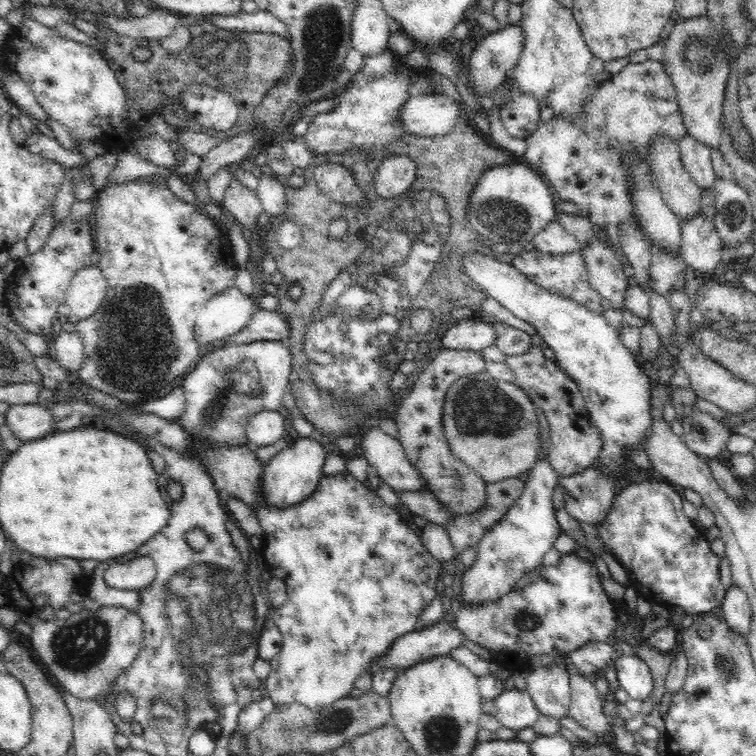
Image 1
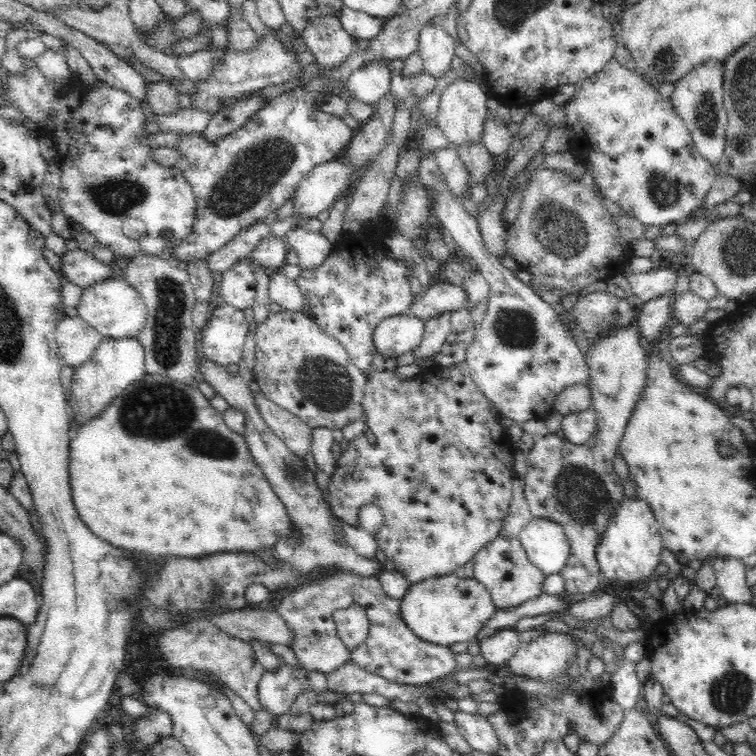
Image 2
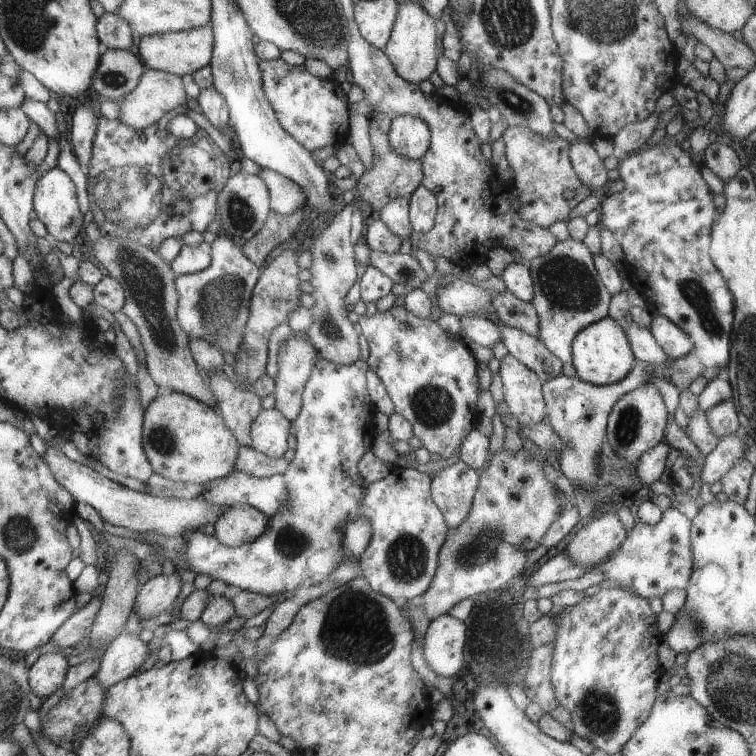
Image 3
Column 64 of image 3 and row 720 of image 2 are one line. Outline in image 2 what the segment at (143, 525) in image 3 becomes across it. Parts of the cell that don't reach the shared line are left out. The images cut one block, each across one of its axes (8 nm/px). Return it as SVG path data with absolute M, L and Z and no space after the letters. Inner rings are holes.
M464 711L455 712L455 725L473 749L488 754L495 754L500 746L500 739L487 716Z

